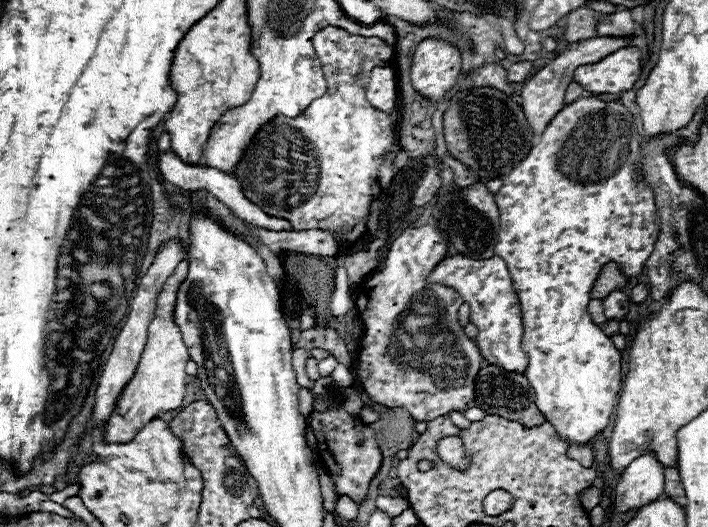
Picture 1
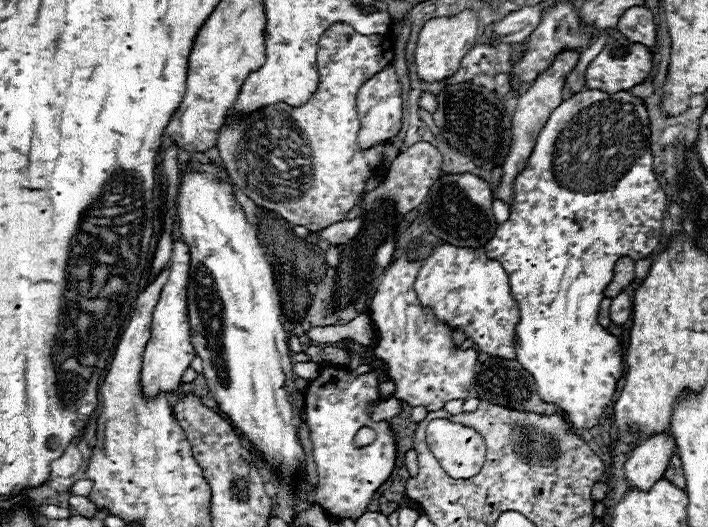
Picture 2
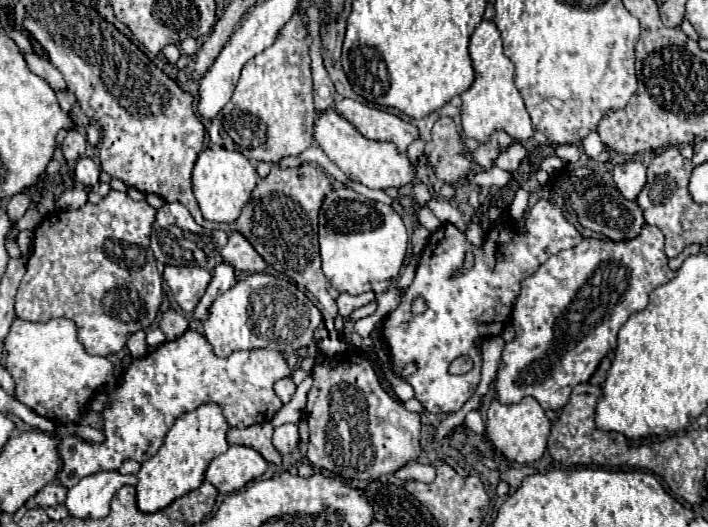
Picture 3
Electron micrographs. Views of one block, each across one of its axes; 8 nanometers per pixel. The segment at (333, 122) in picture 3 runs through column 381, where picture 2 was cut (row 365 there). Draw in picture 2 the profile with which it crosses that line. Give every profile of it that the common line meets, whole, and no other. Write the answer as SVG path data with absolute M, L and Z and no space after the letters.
M174 242L170 258L170 276L162 288L158 304L152 316L152 336L144 348L142 360L142 392L146 398L156 398L158 394L172 394L180 388L182 374L188 370L196 352L190 342L190 324L186 310L186 284L190 274L190 252L184 242Z

